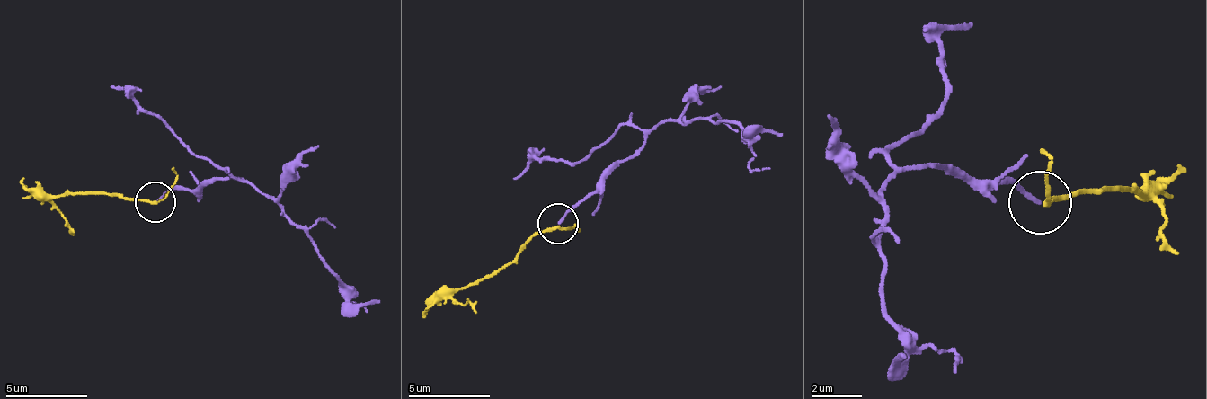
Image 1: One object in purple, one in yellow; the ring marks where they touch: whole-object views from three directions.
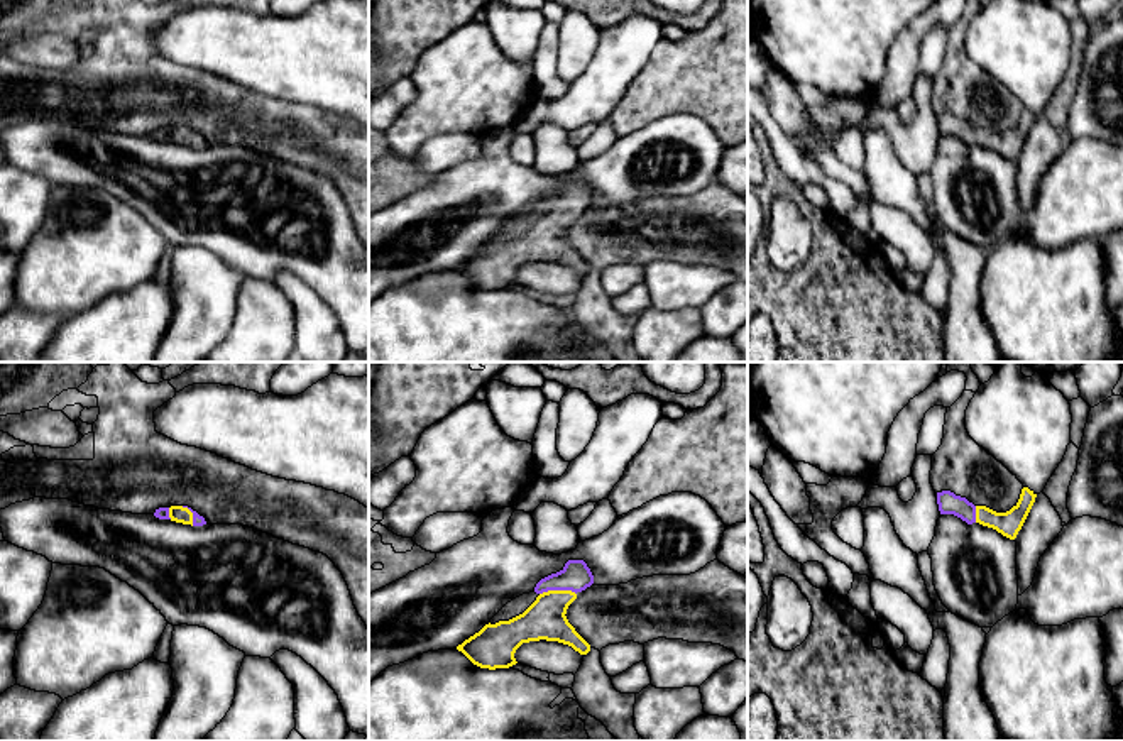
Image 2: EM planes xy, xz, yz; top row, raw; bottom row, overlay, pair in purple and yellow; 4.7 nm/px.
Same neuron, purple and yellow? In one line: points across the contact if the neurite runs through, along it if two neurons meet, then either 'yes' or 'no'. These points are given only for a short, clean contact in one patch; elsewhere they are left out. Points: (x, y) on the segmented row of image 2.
across xz (575, 576), (557, 589), (545, 618) | yes

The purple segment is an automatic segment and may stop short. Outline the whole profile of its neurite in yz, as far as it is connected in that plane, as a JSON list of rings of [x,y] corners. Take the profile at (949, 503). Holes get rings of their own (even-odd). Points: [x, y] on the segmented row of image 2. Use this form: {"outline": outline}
{"outline": [[[1023,487],[1018,502],[1006,513],[996,513],[986,506],[974,506],[966,497],[956,496],[950,491],[937,492],[937,504],[940,514],[954,514],[967,524],[979,523],[1015,540],[1035,502],[1035,497],[1037,494],[1033,491]]]}

